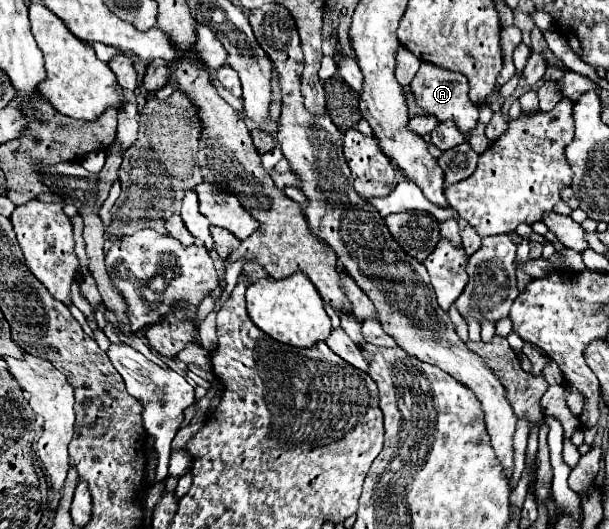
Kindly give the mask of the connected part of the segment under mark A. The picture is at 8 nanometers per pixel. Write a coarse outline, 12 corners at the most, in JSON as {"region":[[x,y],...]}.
{"region":[[421,63],[415,103],[469,133],[479,109],[461,73]]}

